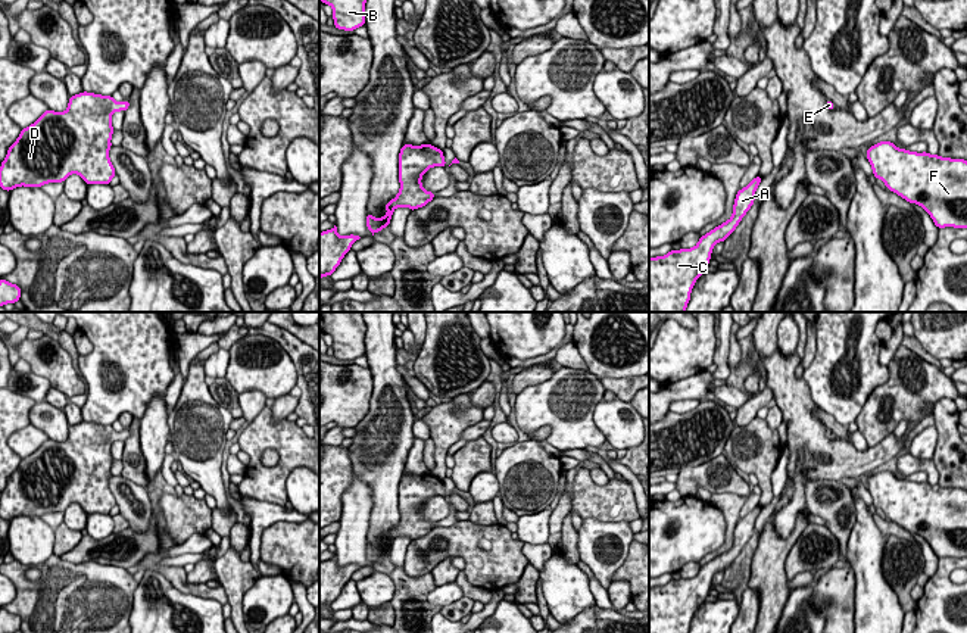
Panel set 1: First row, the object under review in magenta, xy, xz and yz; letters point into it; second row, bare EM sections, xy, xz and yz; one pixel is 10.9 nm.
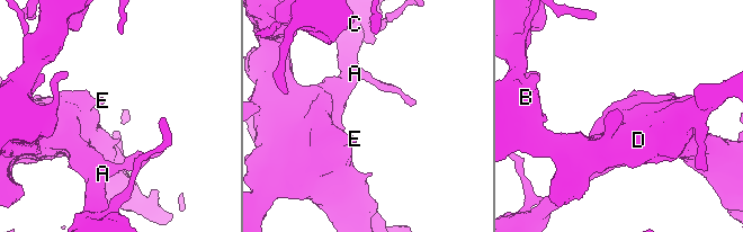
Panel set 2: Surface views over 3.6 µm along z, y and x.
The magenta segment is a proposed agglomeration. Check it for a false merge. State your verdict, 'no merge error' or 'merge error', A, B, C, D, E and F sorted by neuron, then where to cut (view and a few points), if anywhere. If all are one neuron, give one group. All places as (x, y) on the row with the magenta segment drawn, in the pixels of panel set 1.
no merge error; groups A B C D E F; cut none

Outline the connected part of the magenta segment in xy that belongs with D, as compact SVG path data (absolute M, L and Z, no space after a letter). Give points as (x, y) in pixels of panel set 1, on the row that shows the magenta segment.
M82 91L69 96L68 109L62 113L46 110L34 124L21 130L0 166L0 187L10 191L16 187L41 187L49 183L63 183L71 174L78 174L87 185L110 184L116 175L109 159L110 138L115 131L112 113L124 112L130 102L115 102L112 96Z

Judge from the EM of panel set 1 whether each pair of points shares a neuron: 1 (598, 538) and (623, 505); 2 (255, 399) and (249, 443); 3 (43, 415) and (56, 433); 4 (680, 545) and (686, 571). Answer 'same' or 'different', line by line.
1: different
2: different
3: same
4: different

